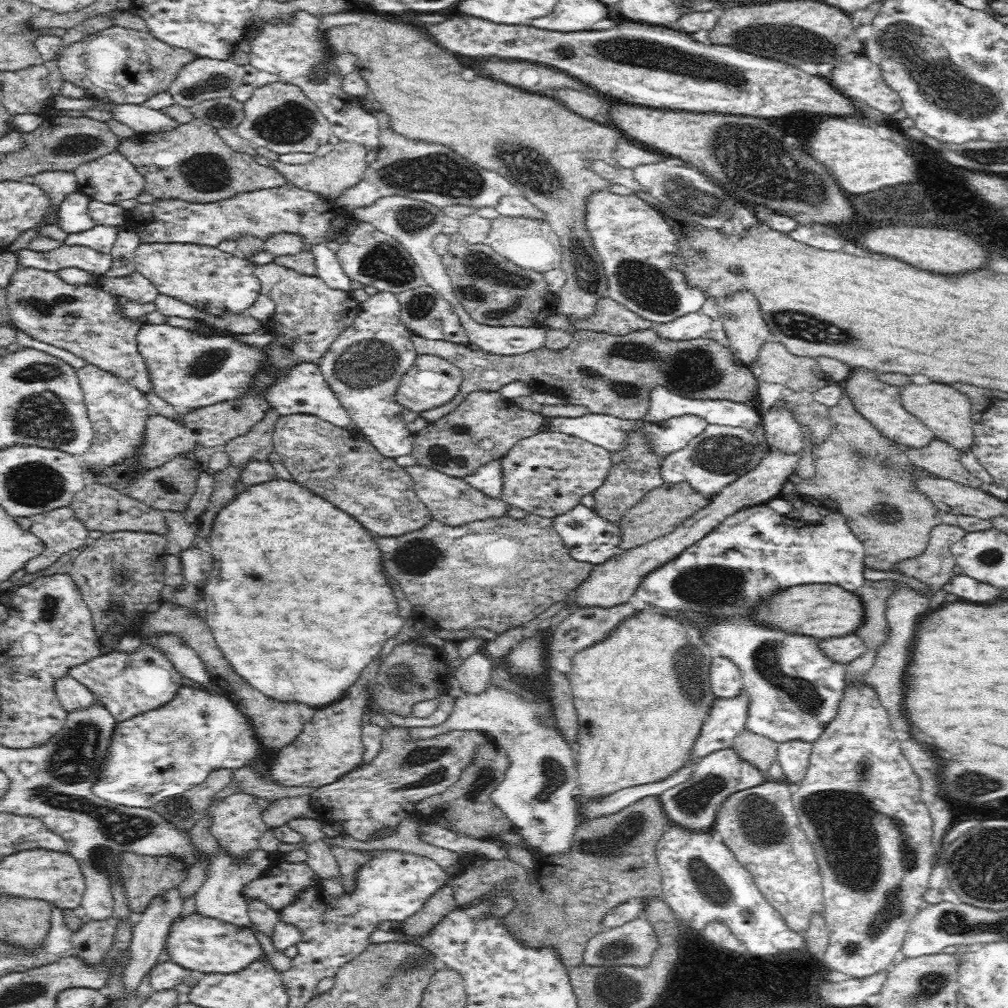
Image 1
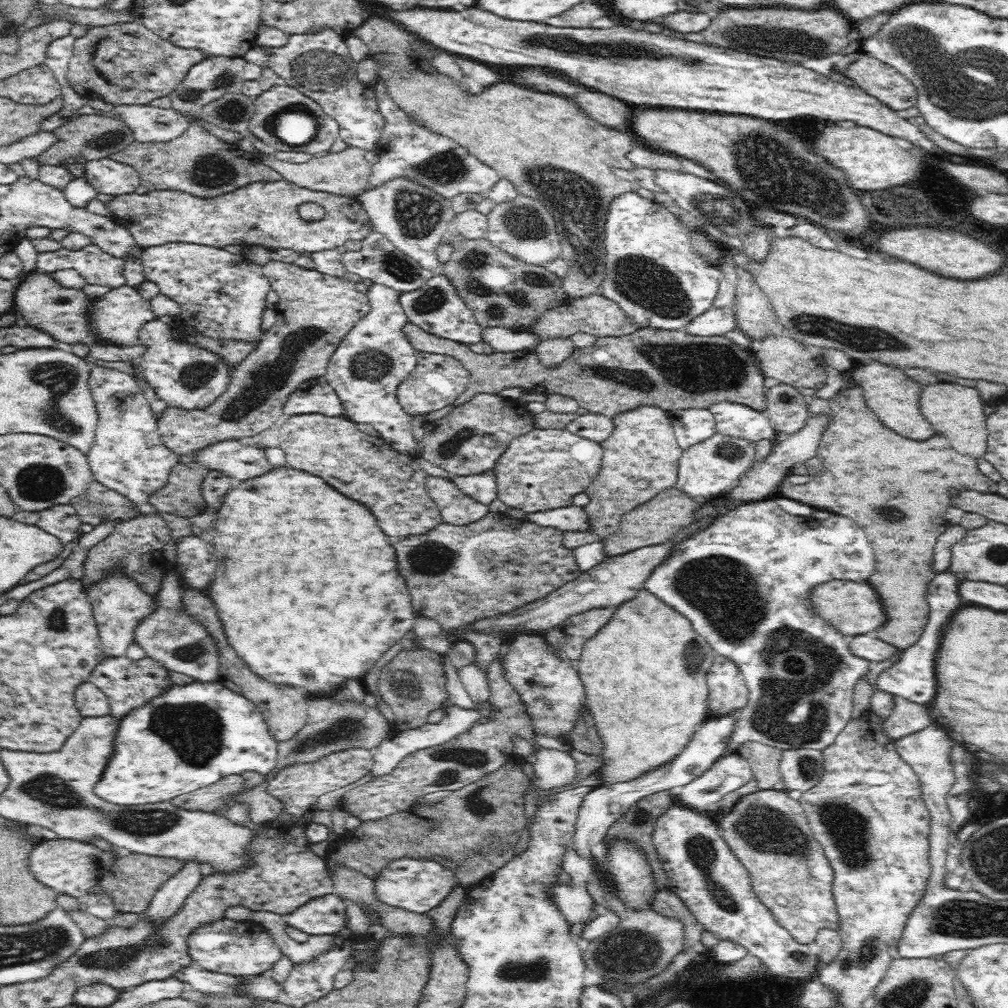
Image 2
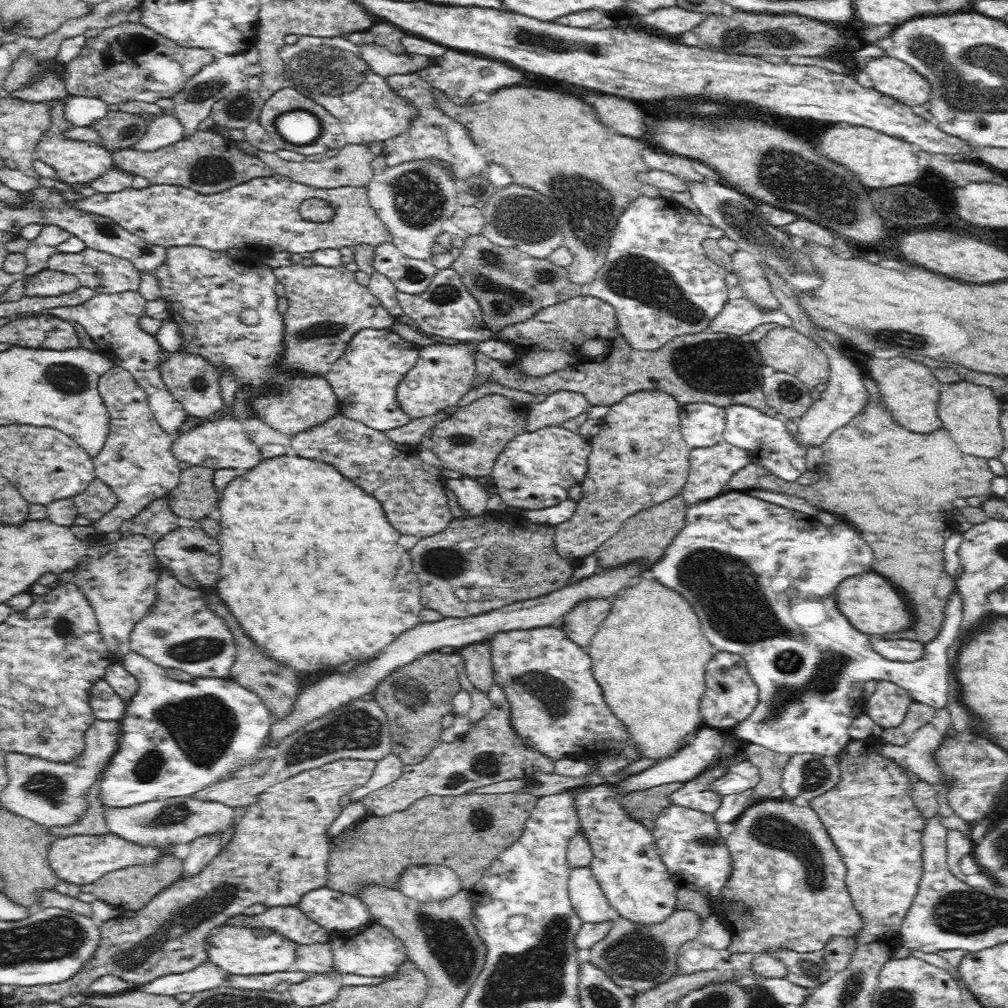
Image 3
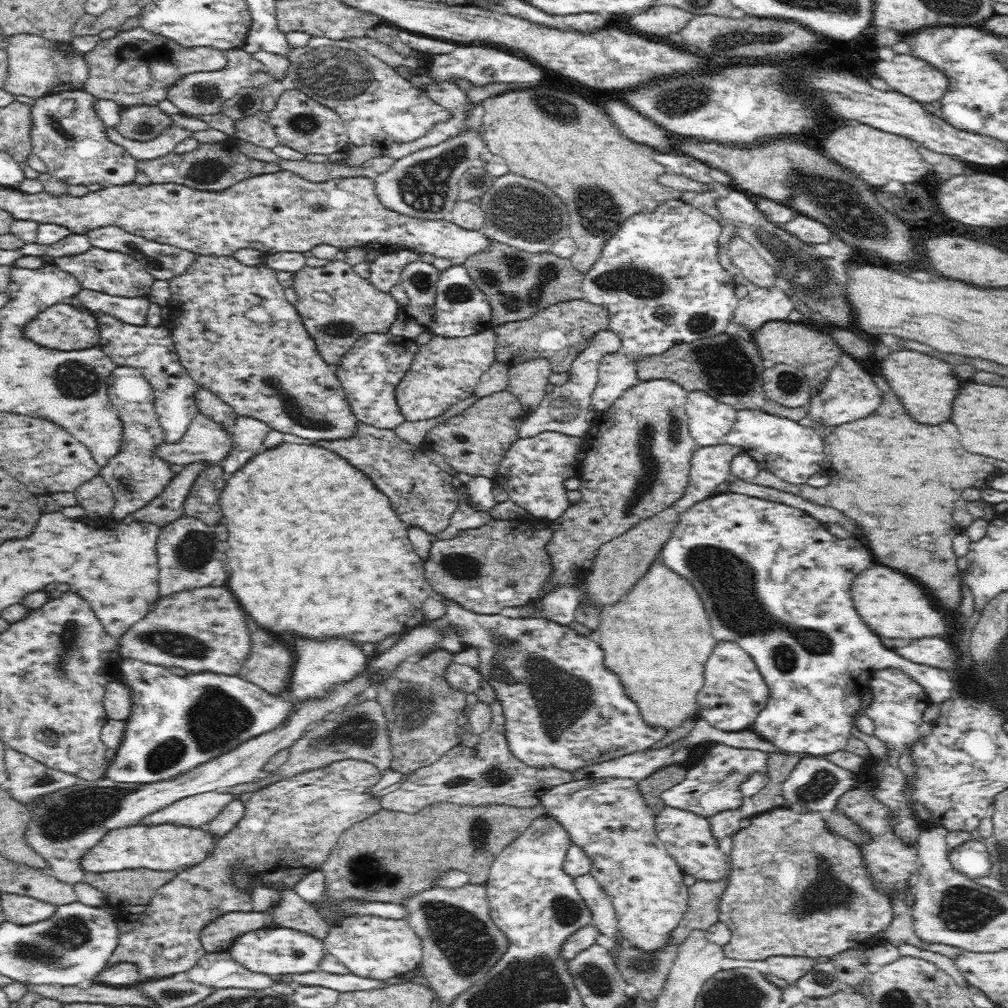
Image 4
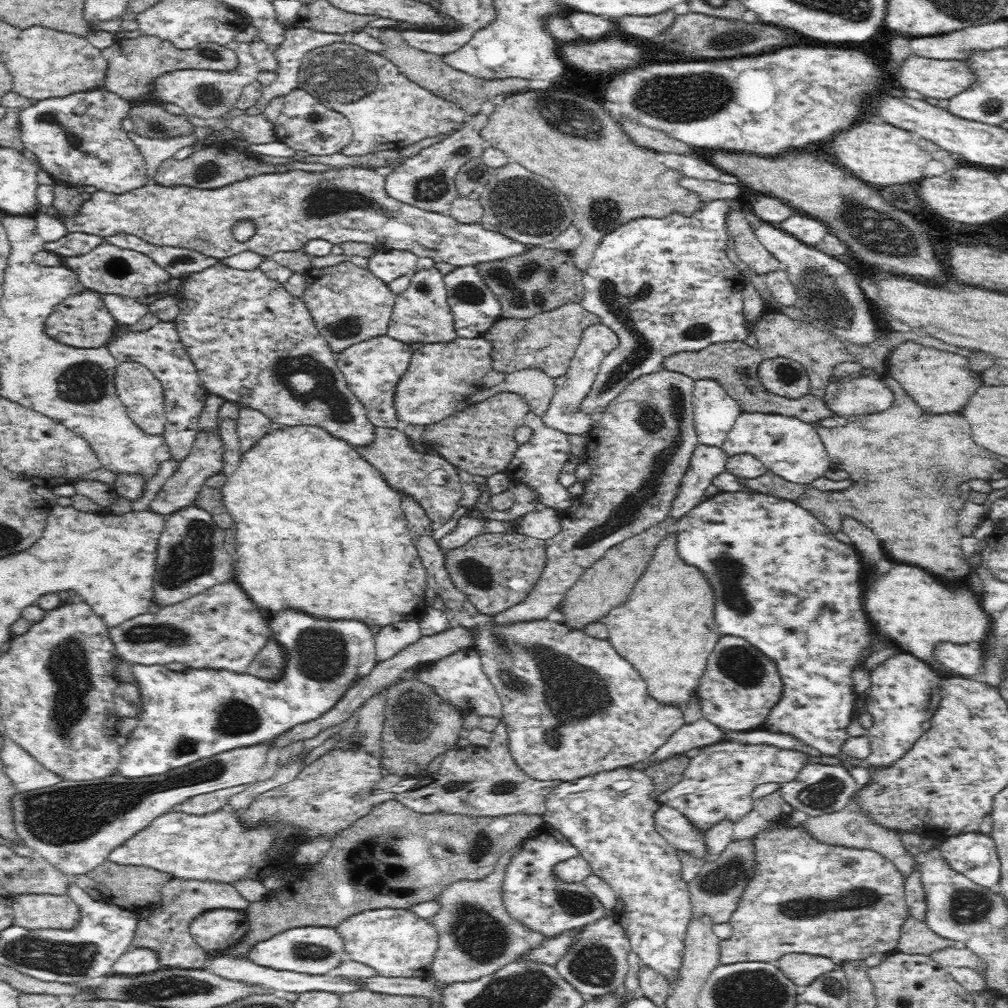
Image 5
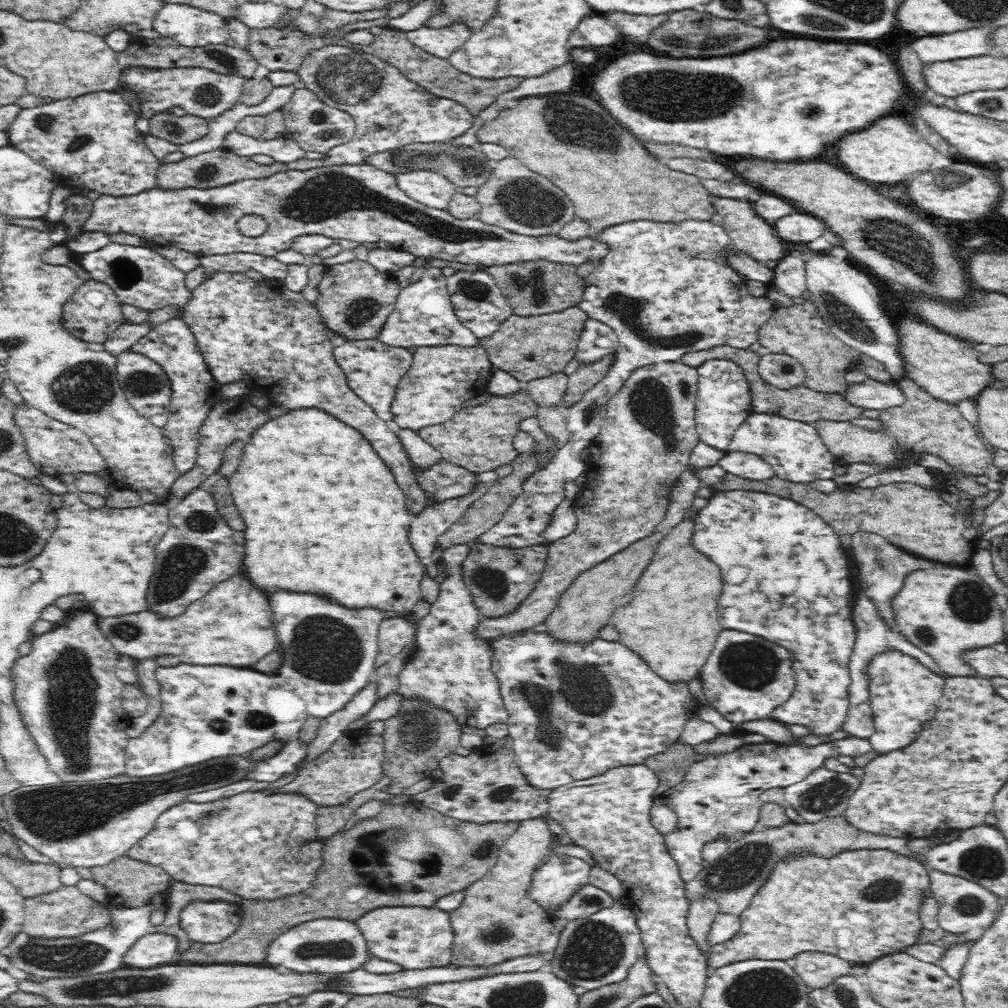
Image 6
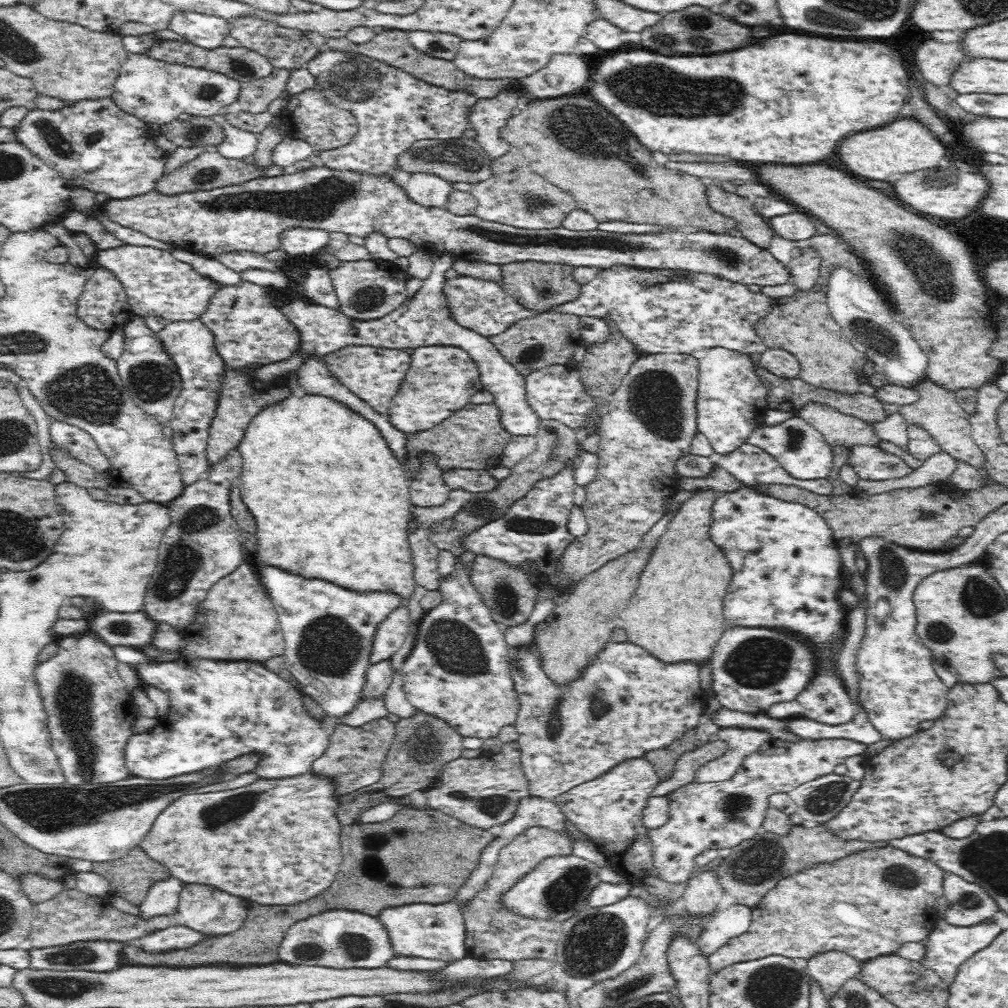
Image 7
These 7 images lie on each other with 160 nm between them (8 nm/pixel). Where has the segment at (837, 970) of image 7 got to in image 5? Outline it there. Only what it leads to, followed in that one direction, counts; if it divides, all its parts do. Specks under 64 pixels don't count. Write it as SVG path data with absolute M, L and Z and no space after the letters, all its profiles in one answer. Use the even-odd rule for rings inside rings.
M797 953L786 954L772 964L796 987L808 986L812 979L816 979L818 976L822 976L822 974L826 974L830 970L836 970L839 967L828 958Z

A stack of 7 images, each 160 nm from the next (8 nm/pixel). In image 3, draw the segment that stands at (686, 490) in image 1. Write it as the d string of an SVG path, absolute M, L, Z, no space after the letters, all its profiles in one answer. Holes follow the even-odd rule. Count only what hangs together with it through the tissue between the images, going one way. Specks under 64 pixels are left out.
M680 494L670 497L649 509L640 510L620 524L619 531L606 540L595 552L599 568L615 567L616 565L640 559L650 568L678 537L678 533L686 526L689 504Z

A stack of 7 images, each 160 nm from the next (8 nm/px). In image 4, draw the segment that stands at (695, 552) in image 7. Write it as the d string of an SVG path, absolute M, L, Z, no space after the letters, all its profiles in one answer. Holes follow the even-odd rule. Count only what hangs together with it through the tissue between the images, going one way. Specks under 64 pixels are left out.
M654 562L628 594L605 609L594 641L603 650L604 668L618 676L644 724L668 733L688 718L697 720L697 696L704 686L705 664L718 643L710 634L698 594L688 582Z

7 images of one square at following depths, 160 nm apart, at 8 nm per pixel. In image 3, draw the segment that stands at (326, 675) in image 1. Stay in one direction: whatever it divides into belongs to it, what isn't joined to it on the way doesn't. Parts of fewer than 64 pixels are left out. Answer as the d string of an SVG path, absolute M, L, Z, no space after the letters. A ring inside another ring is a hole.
M278 456L264 459L256 468L240 474L222 492L221 502L216 513L220 525L218 538L215 540L219 545L219 559L222 566L219 568L219 579L216 582L216 594L222 598L230 614L240 624L242 632L262 650L262 654L268 660L278 662L280 666L286 666L303 679L318 679L336 672L337 666L344 666L348 662L368 662L378 653L392 644L400 634L410 630L415 624L420 624L421 618L421 594L420 581L411 569L411 558L408 552L398 542L400 534L386 521L386 515L380 507L380 503L372 496L366 496L362 490L354 488L354 484L346 482L346 478L338 474L331 466L323 462L308 460L298 456Z

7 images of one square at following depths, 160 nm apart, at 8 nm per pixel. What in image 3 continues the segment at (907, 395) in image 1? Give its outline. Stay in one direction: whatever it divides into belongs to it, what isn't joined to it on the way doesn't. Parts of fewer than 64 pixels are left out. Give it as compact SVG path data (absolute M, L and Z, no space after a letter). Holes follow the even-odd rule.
M966 382L944 384L936 403L940 428L946 429L951 434L952 440L964 454L972 454L988 460L997 458L998 450L1002 450L998 418L998 414L1002 412L990 388L966 384Z

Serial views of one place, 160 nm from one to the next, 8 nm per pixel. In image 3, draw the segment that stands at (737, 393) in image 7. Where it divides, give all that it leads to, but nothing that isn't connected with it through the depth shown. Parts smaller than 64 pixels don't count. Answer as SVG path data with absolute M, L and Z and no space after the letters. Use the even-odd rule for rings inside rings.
M698 403L681 406L679 429L685 444L691 449L714 446L723 439L724 408Z

